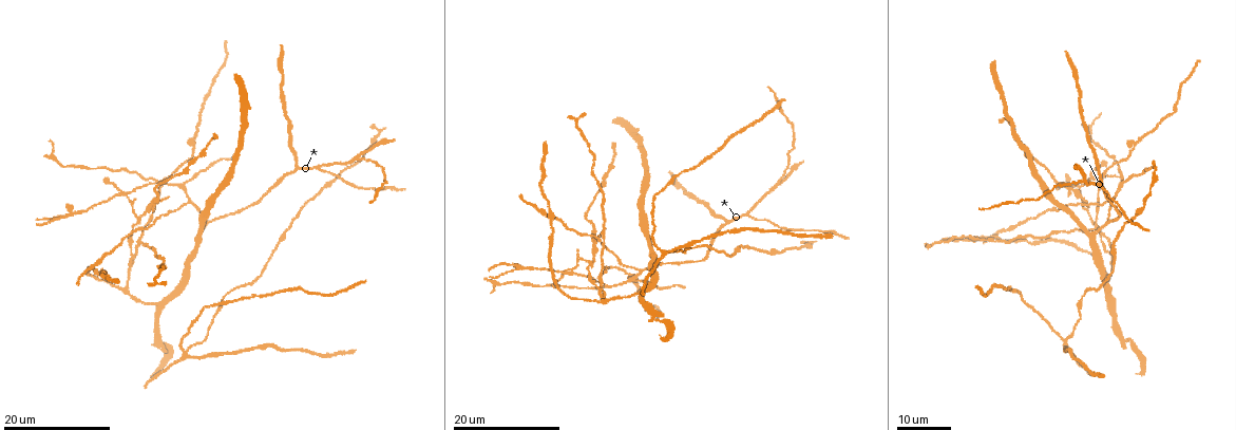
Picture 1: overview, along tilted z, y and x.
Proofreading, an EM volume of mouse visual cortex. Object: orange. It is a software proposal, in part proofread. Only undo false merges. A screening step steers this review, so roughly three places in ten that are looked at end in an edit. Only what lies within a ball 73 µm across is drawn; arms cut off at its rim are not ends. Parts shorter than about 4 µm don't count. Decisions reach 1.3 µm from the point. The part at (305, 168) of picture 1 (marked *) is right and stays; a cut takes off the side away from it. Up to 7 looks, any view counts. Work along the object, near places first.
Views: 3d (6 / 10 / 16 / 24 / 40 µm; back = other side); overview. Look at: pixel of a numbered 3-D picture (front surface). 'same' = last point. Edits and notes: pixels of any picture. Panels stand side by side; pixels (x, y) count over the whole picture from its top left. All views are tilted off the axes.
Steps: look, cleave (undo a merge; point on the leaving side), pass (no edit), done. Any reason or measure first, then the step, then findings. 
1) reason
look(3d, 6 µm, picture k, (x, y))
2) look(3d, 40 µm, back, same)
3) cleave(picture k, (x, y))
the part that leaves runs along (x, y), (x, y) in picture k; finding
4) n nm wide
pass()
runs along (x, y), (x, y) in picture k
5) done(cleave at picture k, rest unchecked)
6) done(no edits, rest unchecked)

three arms meet
look(3d, 24 µm, picture 1, (318, 168))

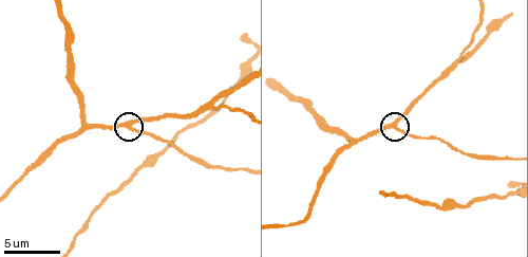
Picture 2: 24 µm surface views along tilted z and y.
zoom in
look(3d, 6 µm, picture 2, (130, 127))

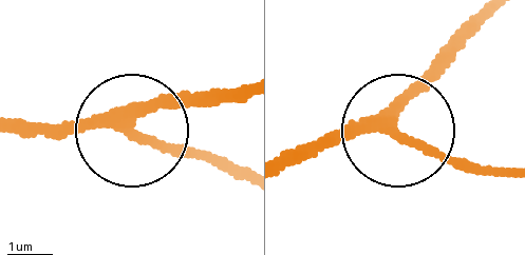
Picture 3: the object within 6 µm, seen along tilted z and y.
250 nm wide
pass()
one neuron here

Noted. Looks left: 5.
branch point
look(3d, 24 µm, picture 1, (158, 180))

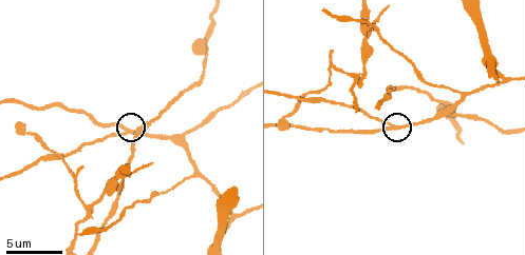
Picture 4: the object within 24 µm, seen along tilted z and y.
closer look
look(3d, 10 µm, picture 4, (394, 129))

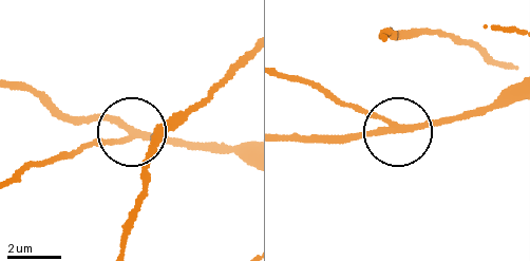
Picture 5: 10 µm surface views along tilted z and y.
look(3d, 6 µm, picture 5, (394, 129))

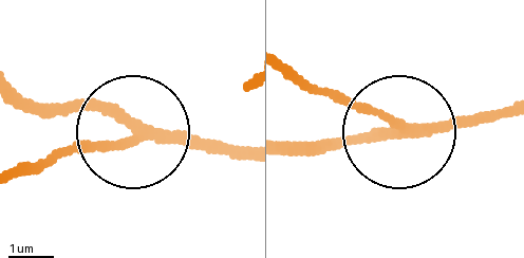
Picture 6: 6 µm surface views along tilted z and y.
210 nm wide
pass()
runs along (512, 104), (371, 137), (284, 141) in picture 6; one neuron here

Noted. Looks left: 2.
three-way junction
look(3d, 16 µm, picture 1, (139, 218))

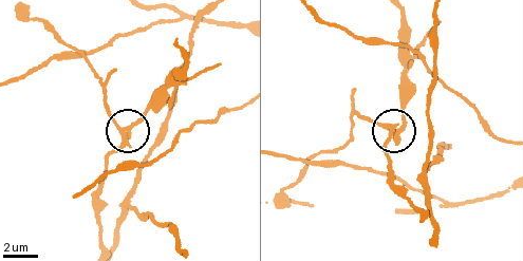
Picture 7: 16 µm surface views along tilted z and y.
look(3d, 6 µm, same)

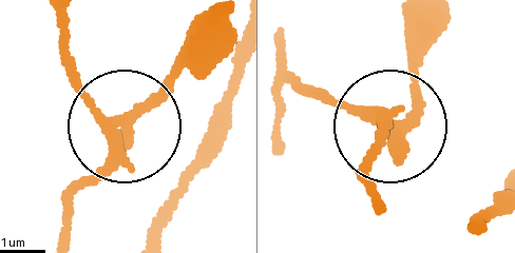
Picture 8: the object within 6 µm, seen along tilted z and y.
3 arms
cleave(picture 8, (171, 85))
the part that leaves runs along (117, 116), (182, 73), (204, 30) in picture 8; two neurons meet here

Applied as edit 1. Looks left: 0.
done(cleave at picture 8, rest unchecked)

